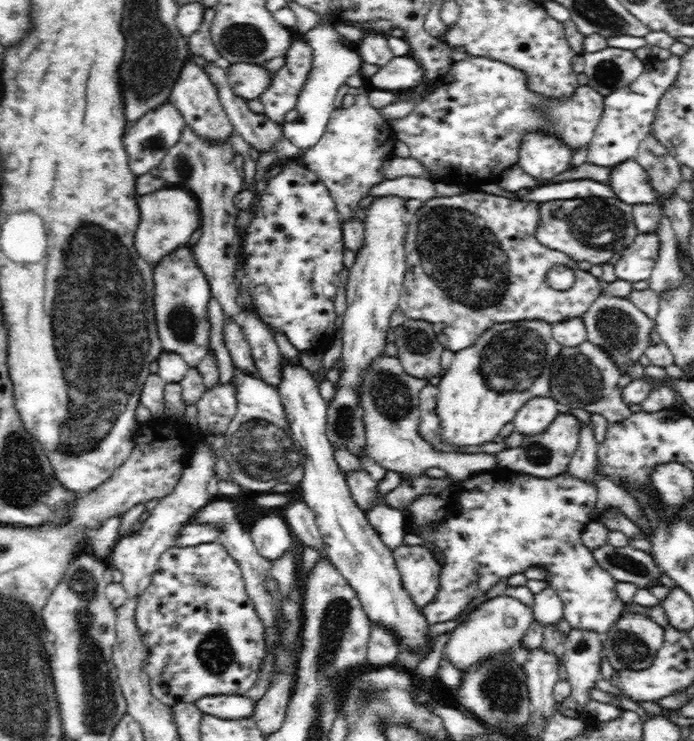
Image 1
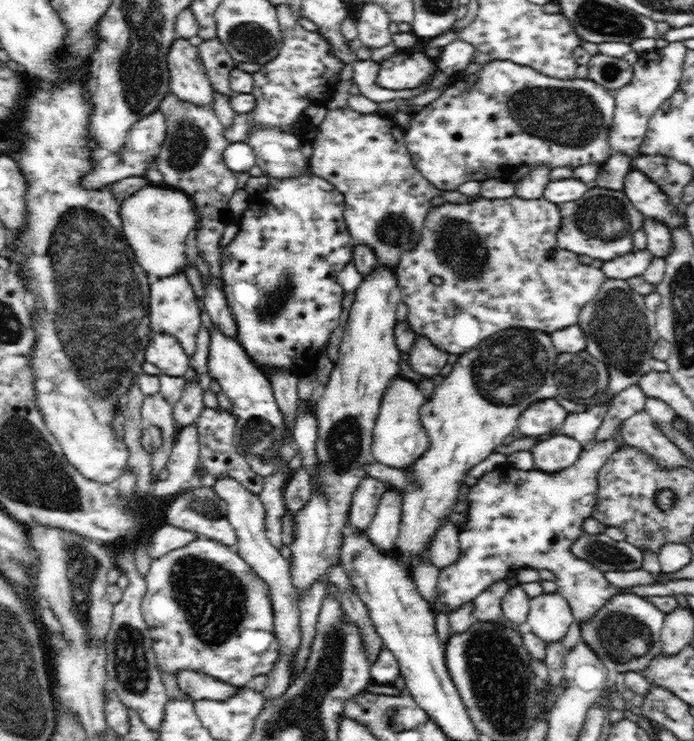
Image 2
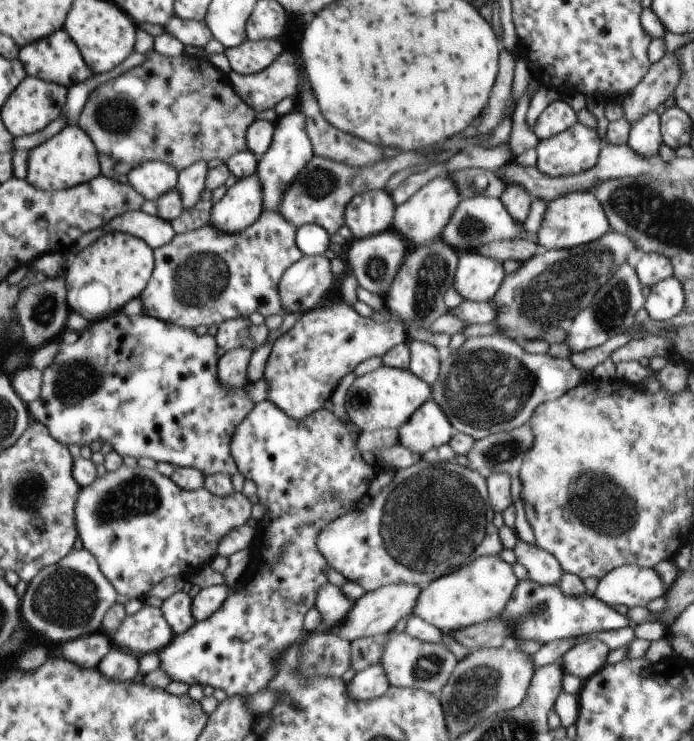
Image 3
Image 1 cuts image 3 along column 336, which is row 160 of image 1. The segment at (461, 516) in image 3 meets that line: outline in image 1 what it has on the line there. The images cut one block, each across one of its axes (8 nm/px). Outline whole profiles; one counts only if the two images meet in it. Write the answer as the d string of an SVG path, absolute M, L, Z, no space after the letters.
M528 131L519 148L517 164L538 183L547 184L554 175L568 170L572 149L544 131Z

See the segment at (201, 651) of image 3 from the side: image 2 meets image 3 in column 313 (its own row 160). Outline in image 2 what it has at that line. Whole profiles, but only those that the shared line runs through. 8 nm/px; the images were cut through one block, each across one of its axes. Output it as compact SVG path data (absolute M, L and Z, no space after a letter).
M498 60L484 64L468 64L464 71L450 77L448 88L433 102L411 115L405 130L406 146L414 165L441 191L455 192L464 182L488 179L505 180L520 165L545 164L548 168L558 166L584 166L602 164L612 155L610 135L615 98L612 91L590 79L550 77L536 69Z

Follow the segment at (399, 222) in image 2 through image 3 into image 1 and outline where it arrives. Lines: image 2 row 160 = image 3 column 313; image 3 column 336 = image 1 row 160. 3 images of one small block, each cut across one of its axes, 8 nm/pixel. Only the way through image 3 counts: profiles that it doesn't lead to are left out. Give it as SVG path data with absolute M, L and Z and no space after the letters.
M369 91L356 94L351 107L334 108L322 138L301 154L304 166L317 174L331 192L341 220L364 220L367 208L360 207L360 200L367 196L371 186L383 181L381 166L393 154L397 140L389 121L379 110L372 108L368 97Z

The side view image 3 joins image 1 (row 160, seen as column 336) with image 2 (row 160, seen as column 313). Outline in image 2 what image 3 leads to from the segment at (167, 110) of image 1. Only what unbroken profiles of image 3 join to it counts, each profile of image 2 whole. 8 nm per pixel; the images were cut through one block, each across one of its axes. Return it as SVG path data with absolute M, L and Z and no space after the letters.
M159 110L135 121L128 131L124 151L120 152L120 154L110 154L102 158L102 160L96 161L94 170L91 170L90 174L86 174L82 178L80 186L88 188L88 190L92 190L92 188L98 190L98 188L102 188L106 184L111 184L128 177L145 176L146 172L150 169L149 166L160 151L160 146L166 138L166 131L166 117Z

